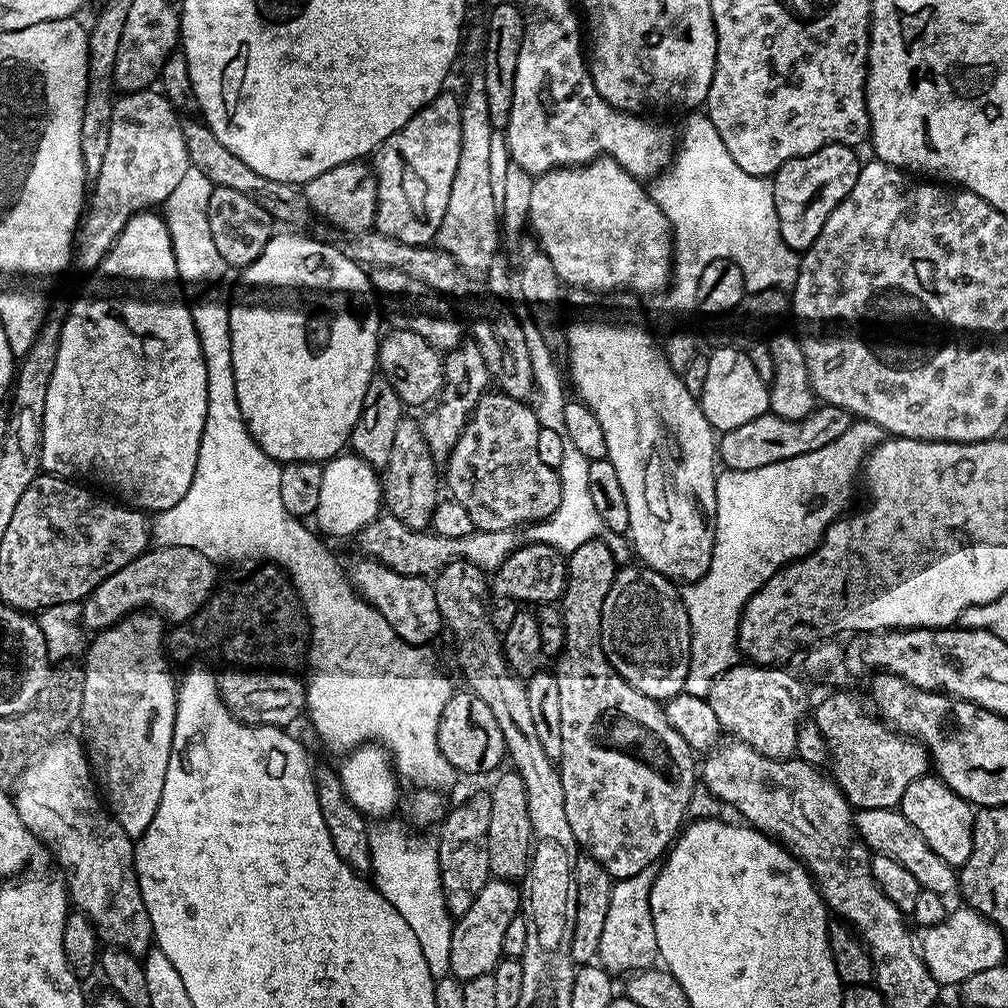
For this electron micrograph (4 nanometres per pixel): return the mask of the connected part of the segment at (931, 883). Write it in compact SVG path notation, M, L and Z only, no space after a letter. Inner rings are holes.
M896 808L861 809L855 813L854 823L857 831L862 833L862 839L868 849L877 856L894 858L894 862L902 862L902 866L906 866L906 870L910 870L910 874L918 878L923 891L943 897L947 897L948 892L957 891L957 869L942 858L938 858L938 854L930 850L926 838L922 838L922 834L918 834L918 830L914 830L914 826L910 826L910 822L906 822L906 818Z

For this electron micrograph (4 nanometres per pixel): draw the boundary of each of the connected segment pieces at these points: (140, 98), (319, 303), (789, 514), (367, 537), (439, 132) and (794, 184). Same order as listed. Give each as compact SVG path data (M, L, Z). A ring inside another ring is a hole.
M145 90L117 95L112 101L112 113L108 123L106 158L102 158L102 170L94 177L91 185L86 211L74 244L74 268L76 264L80 272L95 273L114 246L118 234L122 234L126 222L130 222L130 218L140 212L155 209L155 204L163 205L177 188L178 182L185 177L188 166L186 138L182 138L182 116L173 108L163 91Z
M273 235L265 248L251 265L243 269L242 283L239 285L240 297L229 310L230 347L233 355L234 383L237 387L238 406L242 418L249 428L254 442L258 442L260 451L270 458L284 464L293 464L296 460L315 460L327 462L333 456L345 451L351 441L352 431L362 414L362 402L366 398L366 386L370 386L372 377L378 372L378 353L382 339L380 328L380 308L376 305L377 293L374 291L369 273L355 260L351 260L343 247L323 244L320 240L311 240L308 236Z
M857 419L855 424L846 430L846 434L834 438L834 442L830 442L830 446L822 446L822 450L814 450L810 454L798 454L798 458L786 458L786 462L774 462L770 466L762 466L758 470L724 470L717 475L716 478L716 507L718 509L718 523L716 524L716 537L714 538L714 550L710 558L710 566L707 574L701 580L691 581L687 585L688 588L682 592L682 599L688 609L688 621L690 622L690 630L692 631L692 661L690 662L690 670L686 674L686 682L684 683L684 691L691 696L707 697L710 686L714 686L714 682L722 674L726 674L726 670L730 670L738 662L738 633L740 631L740 614L748 604L751 598L767 580L774 575L785 564L791 564L793 560L800 560L807 556L809 552L816 549L816 545L820 542L820 537L824 531L832 525L834 520L839 520L845 515L848 503L852 500L852 487L857 487L858 477L861 475L866 454L873 452L880 443L885 440L886 433L884 429L879 428L874 422L869 420Z
M381 514L358 534L358 541L365 548L367 555L378 560L388 568L393 568L403 576L435 577L447 564L455 560L465 560L474 566L483 568L491 574L512 551L518 547L517 533L511 532L481 532L475 530L468 537L450 538L439 534L429 534L424 530L407 528L402 521L391 514Z
M448 91L440 93L440 116L438 96L435 96L413 114L402 130L390 134L370 160L378 186L375 231L398 238L398 242L431 245L438 234L438 226L442 226L446 202L450 202L450 186L444 182L454 182L454 170L458 170L462 114L461 97Z
M827 144L814 154L806 154L786 162L771 177L774 190L774 210L778 218L778 226L786 246L790 246L798 254L803 253L822 234L822 226L826 226L826 218L850 194L854 182L858 182L858 174L862 163L856 157L857 149L846 144Z

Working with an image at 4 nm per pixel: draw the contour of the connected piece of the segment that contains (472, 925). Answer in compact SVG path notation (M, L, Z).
M492 878L486 886L482 886L474 906L470 906L470 910L466 910L466 914L455 921L452 930L448 966L455 979L463 982L478 978L495 968L504 950L502 934L506 934L506 926L510 926L521 908L520 888L513 881Z

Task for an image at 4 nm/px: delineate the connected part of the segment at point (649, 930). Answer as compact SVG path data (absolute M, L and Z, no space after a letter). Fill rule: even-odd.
M644 868L636 875L615 881L609 891L606 922L603 923L597 959L605 971L612 974L641 971L650 968L658 958L657 936L649 910L649 894L657 871Z

